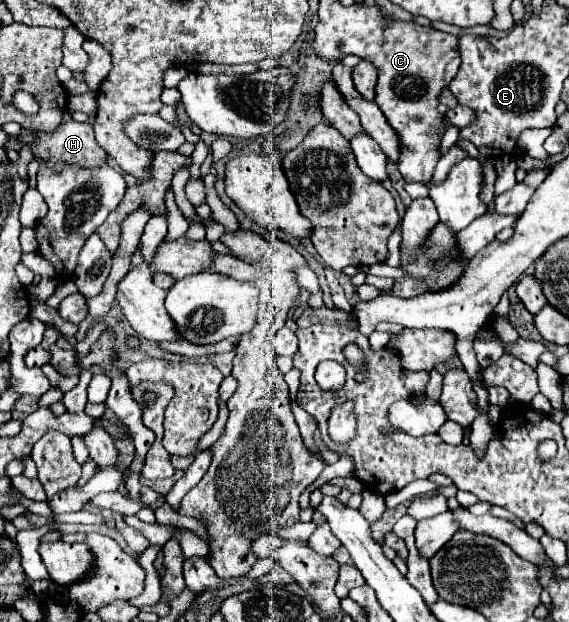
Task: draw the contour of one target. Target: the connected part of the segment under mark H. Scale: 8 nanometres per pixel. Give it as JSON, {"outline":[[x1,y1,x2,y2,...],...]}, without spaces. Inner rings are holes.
{"outline":[[64,112,64,118,62,118,62,122,60,122,60,126,56,130,52,130,52,132,36,132,36,130,22,128,16,138,20,140,22,146,30,146,32,148,32,156,40,164,44,164,44,166,48,166,52,170,62,170,64,166,96,168,96,166,106,164,106,158,108,158,108,154,94,140,92,126,88,122,80,124,80,122,72,120,72,116,68,112]]}

